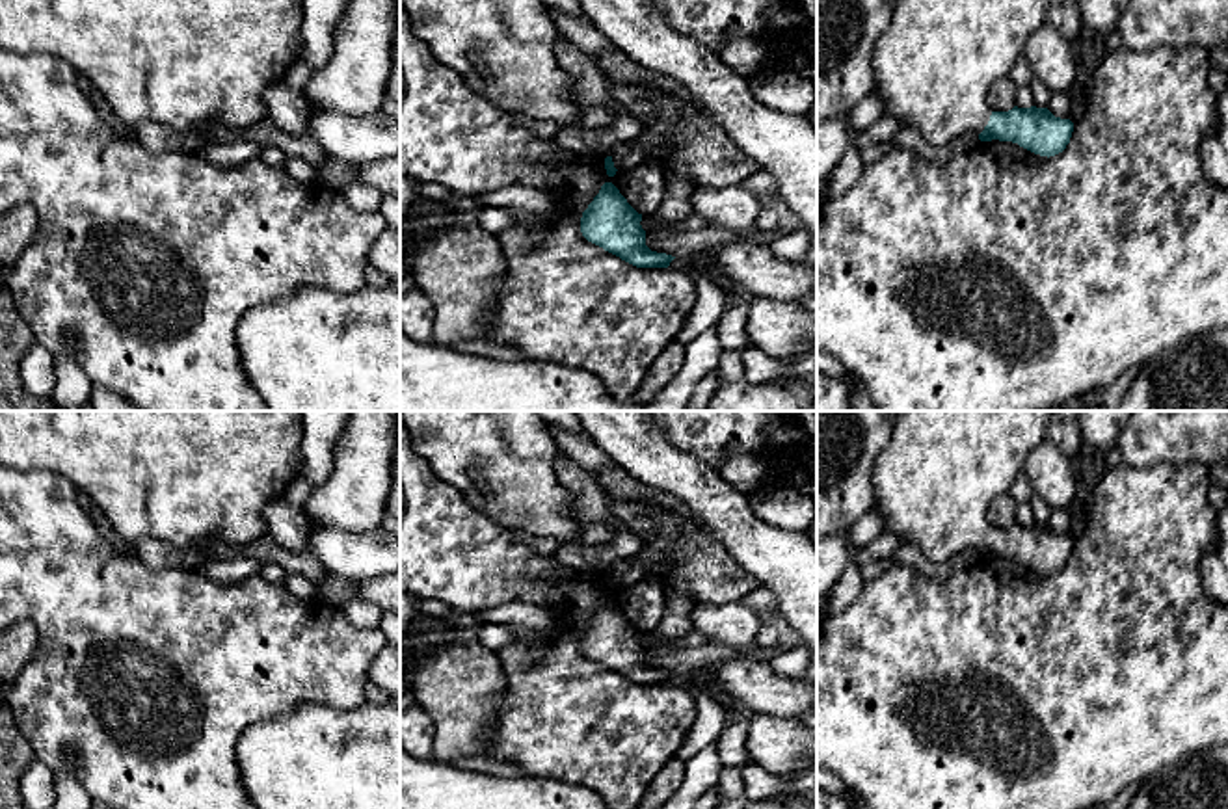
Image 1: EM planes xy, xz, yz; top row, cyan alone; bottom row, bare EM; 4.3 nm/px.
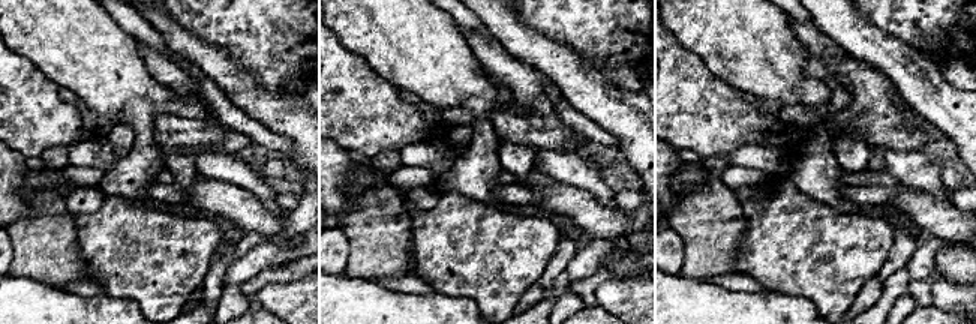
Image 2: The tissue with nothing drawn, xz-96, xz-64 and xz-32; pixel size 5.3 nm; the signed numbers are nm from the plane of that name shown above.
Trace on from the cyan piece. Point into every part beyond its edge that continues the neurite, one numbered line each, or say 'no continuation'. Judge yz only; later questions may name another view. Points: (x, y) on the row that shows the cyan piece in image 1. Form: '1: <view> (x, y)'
1: yz (934, 64)

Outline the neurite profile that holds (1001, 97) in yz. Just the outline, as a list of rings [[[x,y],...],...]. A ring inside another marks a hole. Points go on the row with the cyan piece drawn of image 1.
[[[1005,76],[997,80],[988,93],[988,106],[992,112],[1008,112],[1016,106],[1018,86]]]

